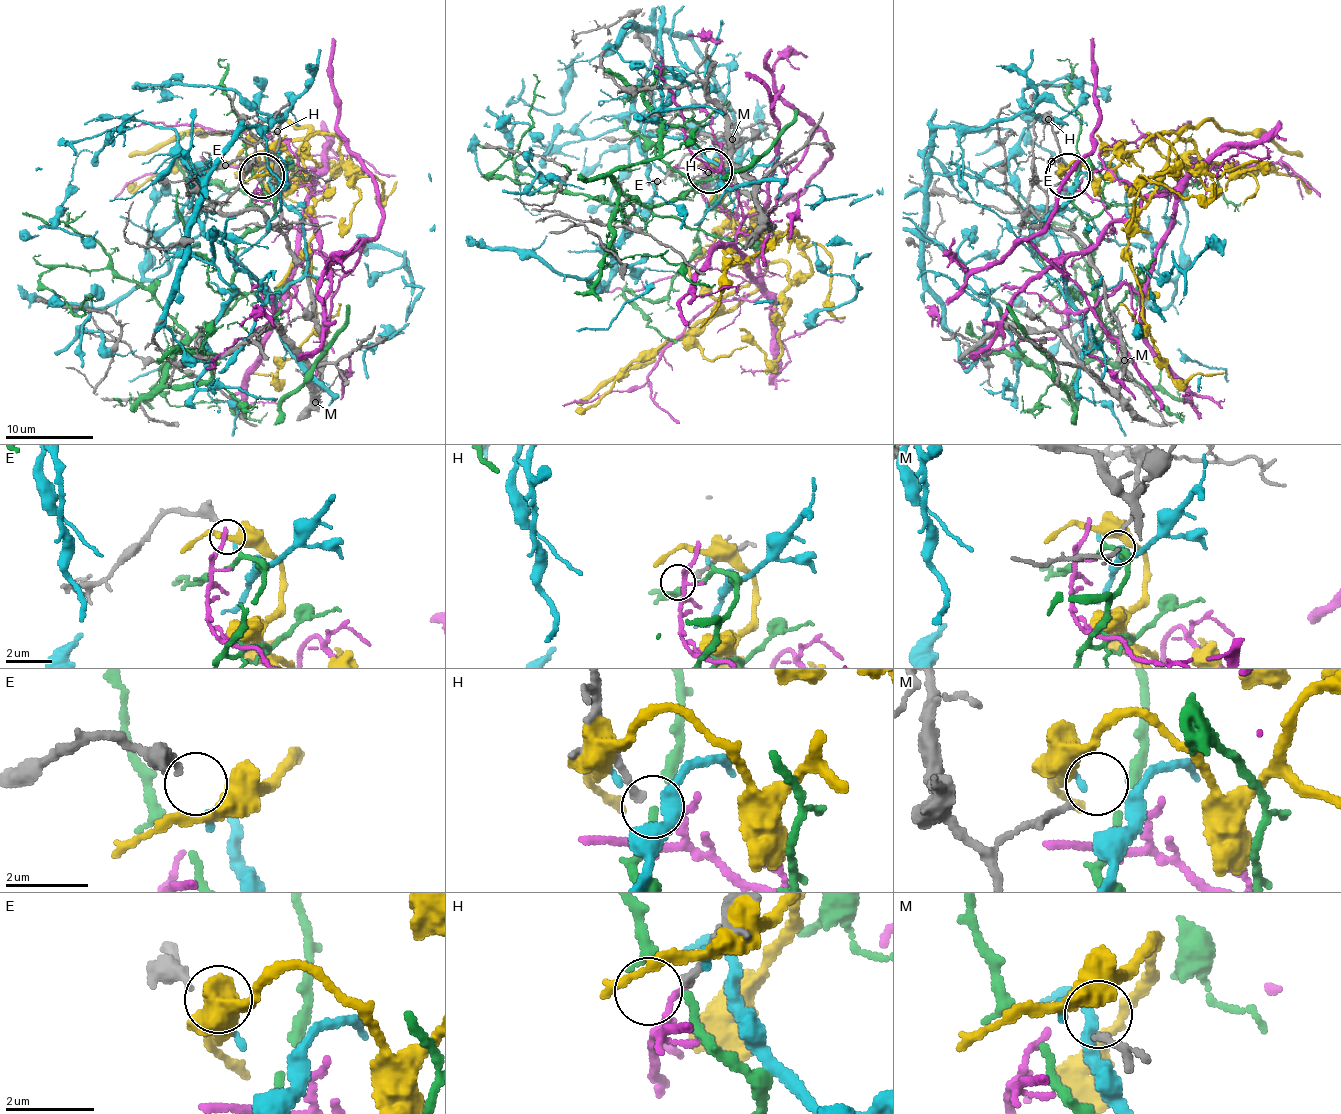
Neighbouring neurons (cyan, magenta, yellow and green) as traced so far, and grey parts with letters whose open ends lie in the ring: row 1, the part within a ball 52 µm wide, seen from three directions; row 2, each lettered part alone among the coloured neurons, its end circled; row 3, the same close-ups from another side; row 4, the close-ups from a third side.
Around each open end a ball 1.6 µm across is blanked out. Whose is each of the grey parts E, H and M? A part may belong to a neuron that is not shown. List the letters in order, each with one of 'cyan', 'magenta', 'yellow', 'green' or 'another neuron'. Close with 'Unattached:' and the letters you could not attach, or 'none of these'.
E: cyan
H: another neuron
M: another neuron
Unattached: H, M

